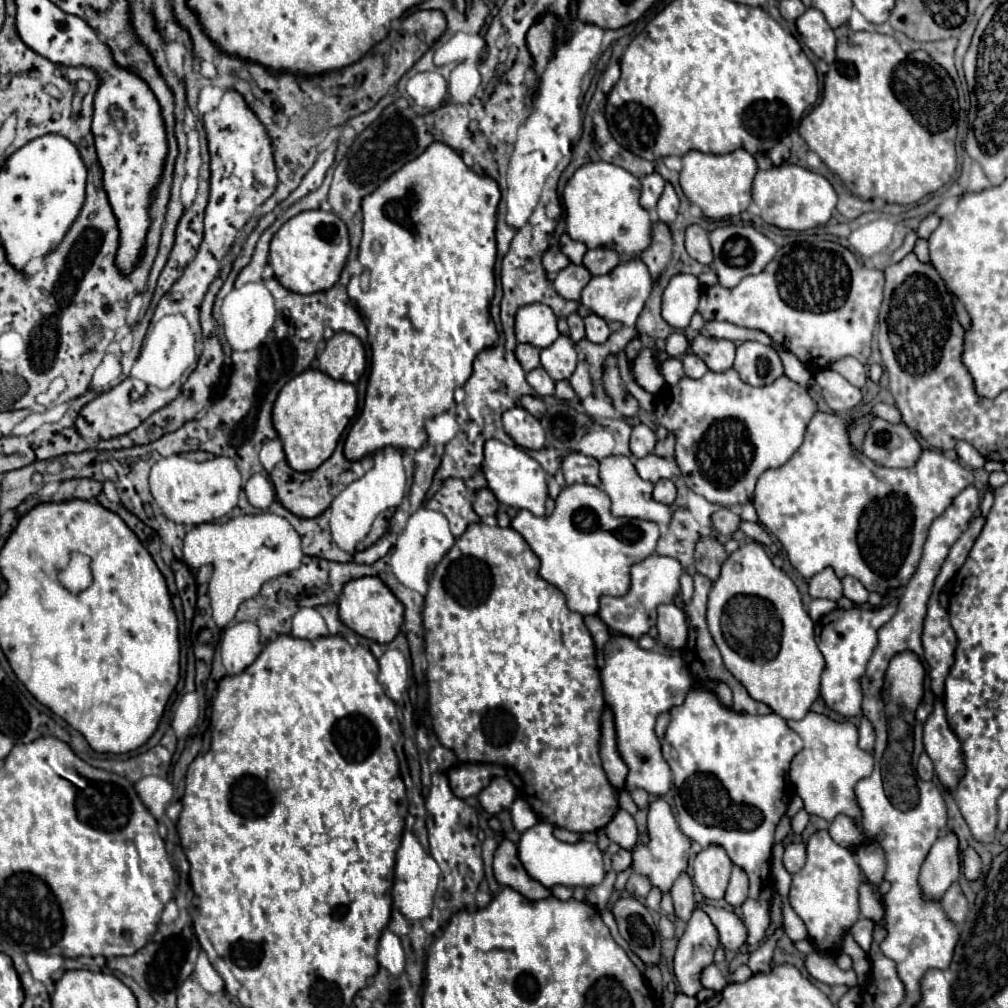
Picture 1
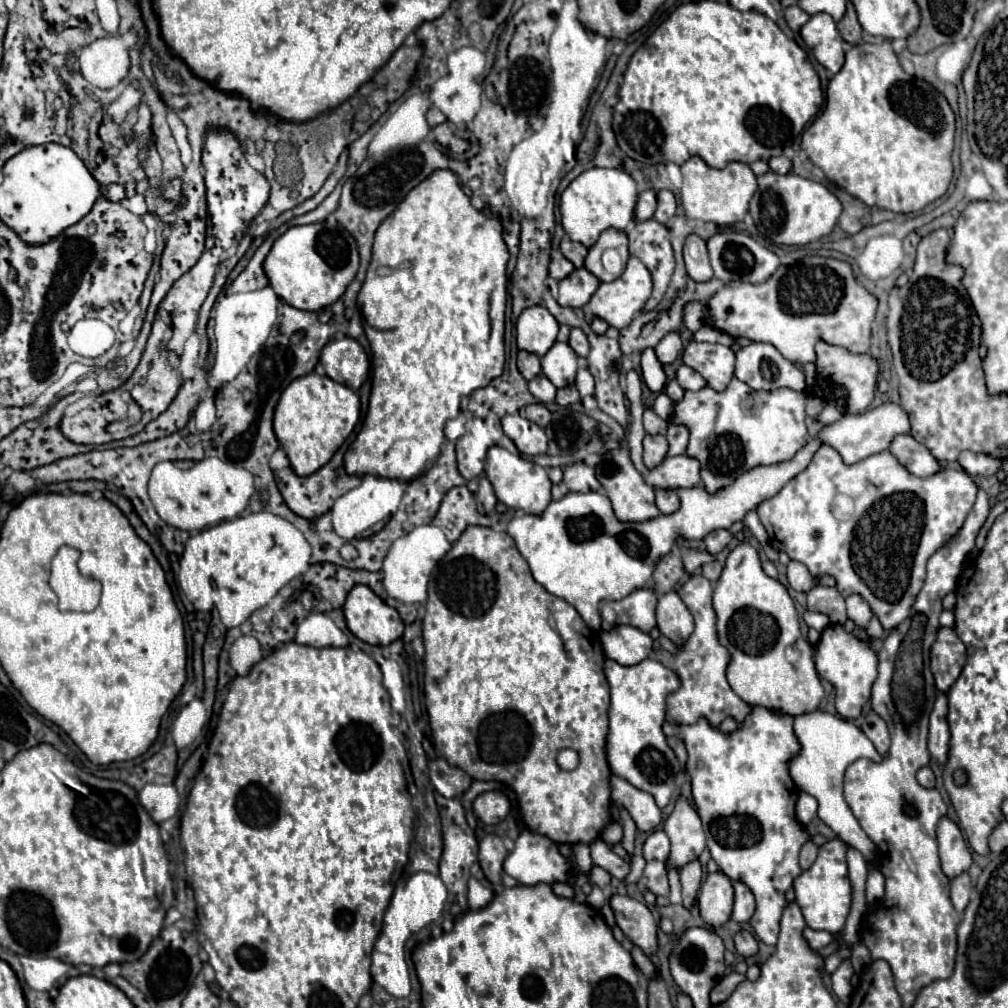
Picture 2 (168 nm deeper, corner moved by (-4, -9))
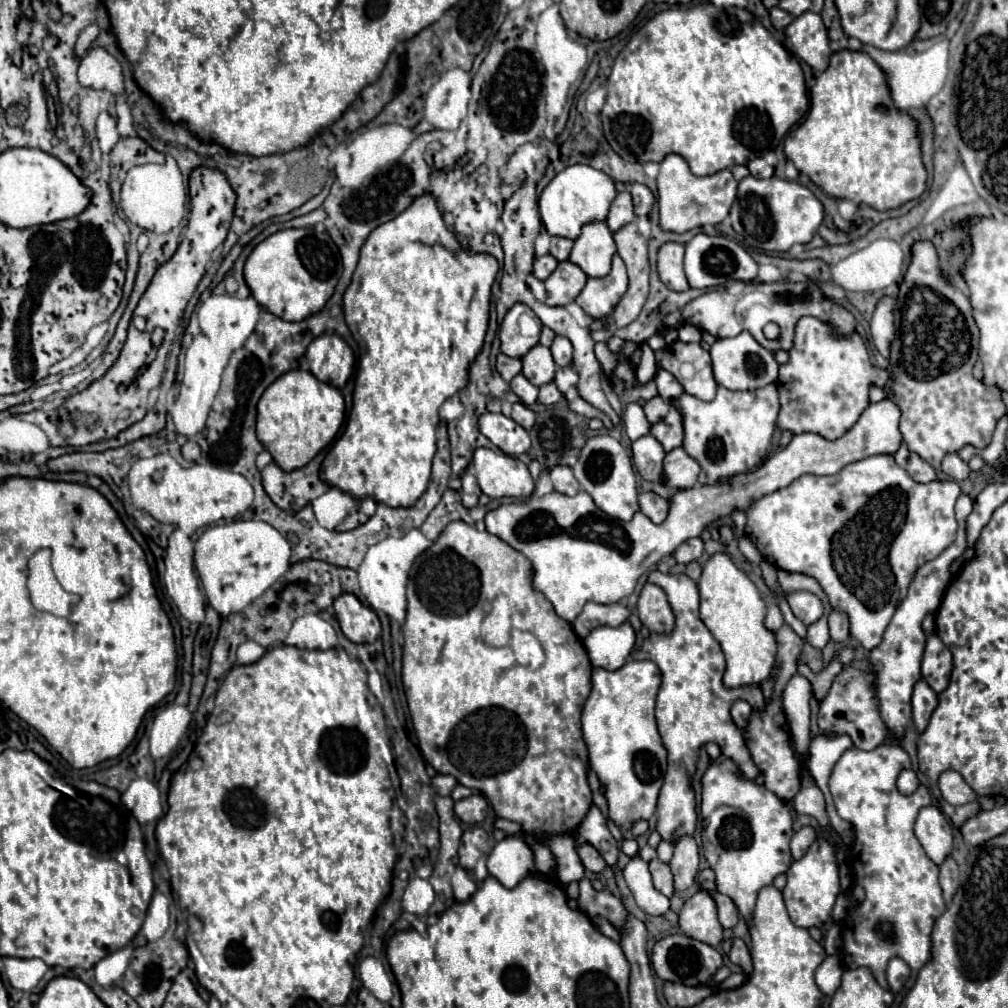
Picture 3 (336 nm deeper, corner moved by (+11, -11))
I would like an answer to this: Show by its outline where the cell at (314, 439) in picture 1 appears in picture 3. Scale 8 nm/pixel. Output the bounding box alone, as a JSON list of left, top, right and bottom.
[256,369,344,471]

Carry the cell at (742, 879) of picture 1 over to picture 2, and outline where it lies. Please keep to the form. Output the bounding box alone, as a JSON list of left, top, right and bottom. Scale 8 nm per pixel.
[731,881,755,923]

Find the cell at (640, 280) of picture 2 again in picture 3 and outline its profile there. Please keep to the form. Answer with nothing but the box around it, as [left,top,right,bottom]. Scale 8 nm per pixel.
[576,255,628,319]

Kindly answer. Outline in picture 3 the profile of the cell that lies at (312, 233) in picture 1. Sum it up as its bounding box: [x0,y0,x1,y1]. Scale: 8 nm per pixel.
[244,229,342,321]

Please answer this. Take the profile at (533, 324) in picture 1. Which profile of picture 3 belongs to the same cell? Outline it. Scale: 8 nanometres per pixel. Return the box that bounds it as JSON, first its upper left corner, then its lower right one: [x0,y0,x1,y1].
[500,303,542,357]

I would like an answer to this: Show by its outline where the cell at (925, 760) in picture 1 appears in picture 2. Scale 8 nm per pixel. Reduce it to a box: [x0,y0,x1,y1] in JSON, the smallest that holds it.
[917,767,935,789]

